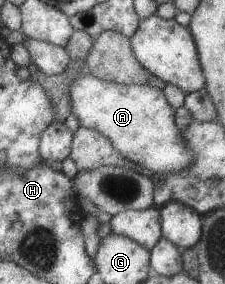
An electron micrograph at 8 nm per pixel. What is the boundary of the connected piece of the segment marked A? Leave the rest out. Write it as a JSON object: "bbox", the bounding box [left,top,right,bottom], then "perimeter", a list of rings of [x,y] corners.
{"bbox":[69,70,193,173],"perimeter":[[[85,70],[76,76],[69,85],[71,113],[79,119],[82,128],[99,131],[113,143],[113,146],[126,159],[145,167],[150,173],[168,173],[188,170],[193,162],[191,149],[185,142],[181,130],[176,125],[175,109],[168,103],[163,90],[151,85],[126,85],[116,82],[107,82],[94,77]]]}

